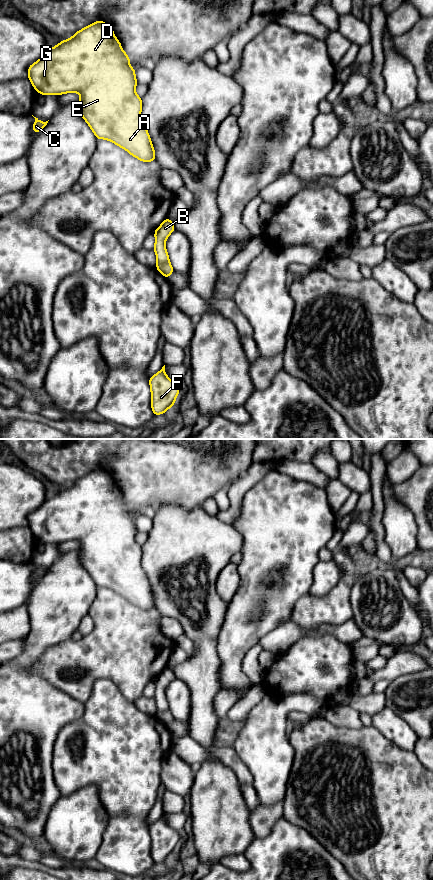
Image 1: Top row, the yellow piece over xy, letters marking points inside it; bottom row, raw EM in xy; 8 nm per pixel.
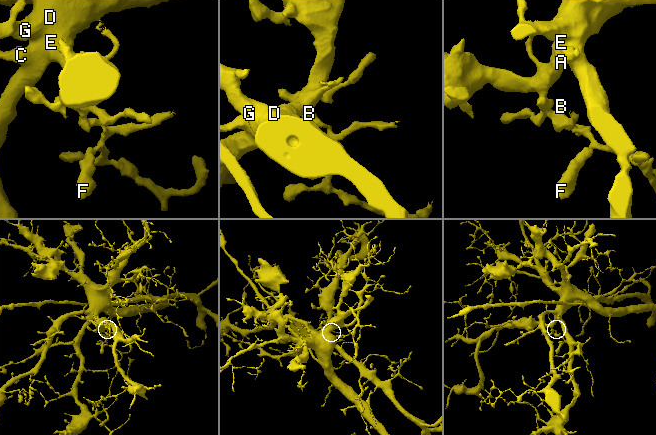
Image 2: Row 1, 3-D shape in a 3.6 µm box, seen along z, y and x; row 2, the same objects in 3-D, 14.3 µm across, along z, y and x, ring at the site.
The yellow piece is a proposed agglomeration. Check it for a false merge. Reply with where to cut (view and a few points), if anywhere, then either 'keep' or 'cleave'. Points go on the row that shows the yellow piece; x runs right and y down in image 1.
cut xy (169, 262), (163, 263), (157, 268); cleave

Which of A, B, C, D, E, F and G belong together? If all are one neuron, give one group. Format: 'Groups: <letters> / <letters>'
Groups: A C D E G / B F

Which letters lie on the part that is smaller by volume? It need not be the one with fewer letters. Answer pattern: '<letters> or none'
B, F

